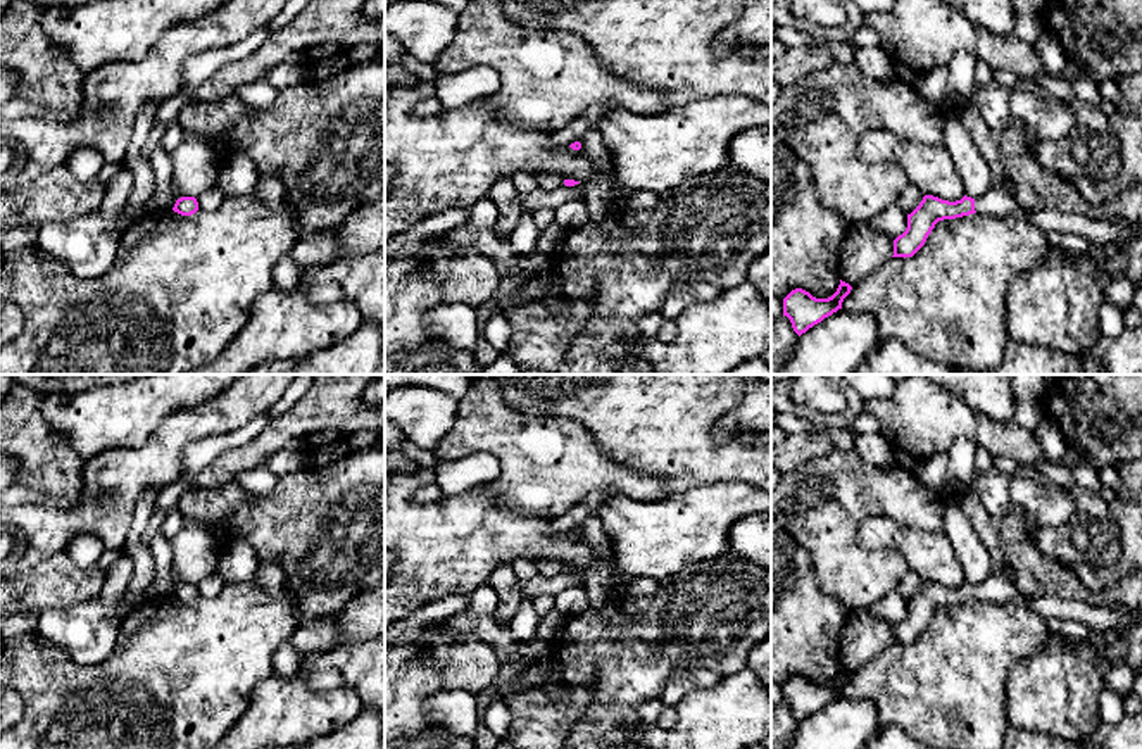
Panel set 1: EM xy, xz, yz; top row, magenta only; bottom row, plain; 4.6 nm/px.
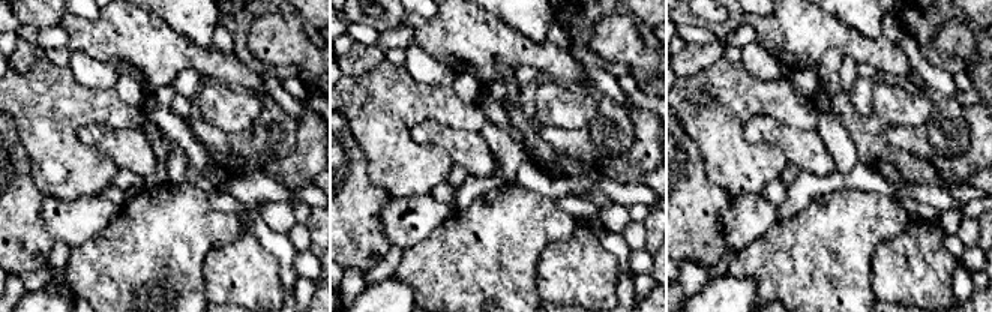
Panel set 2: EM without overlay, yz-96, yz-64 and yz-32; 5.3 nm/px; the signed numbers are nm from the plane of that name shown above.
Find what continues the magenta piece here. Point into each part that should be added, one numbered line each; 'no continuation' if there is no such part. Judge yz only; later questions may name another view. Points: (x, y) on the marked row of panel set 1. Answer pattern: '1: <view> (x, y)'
1: yz (996, 202)

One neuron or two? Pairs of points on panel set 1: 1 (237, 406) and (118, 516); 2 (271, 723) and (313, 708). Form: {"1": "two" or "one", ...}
{"1": "one", "2": "one"}

